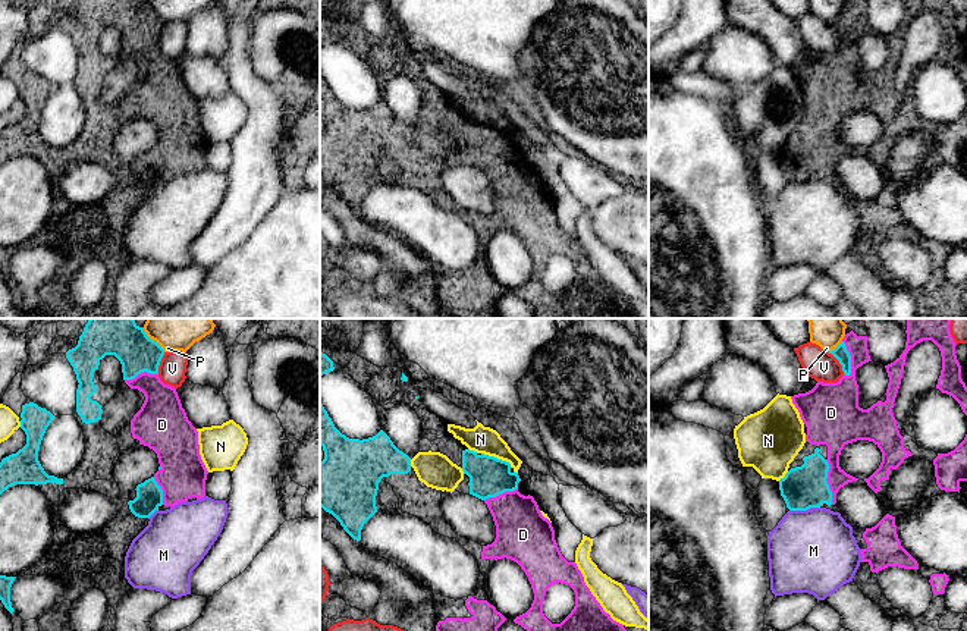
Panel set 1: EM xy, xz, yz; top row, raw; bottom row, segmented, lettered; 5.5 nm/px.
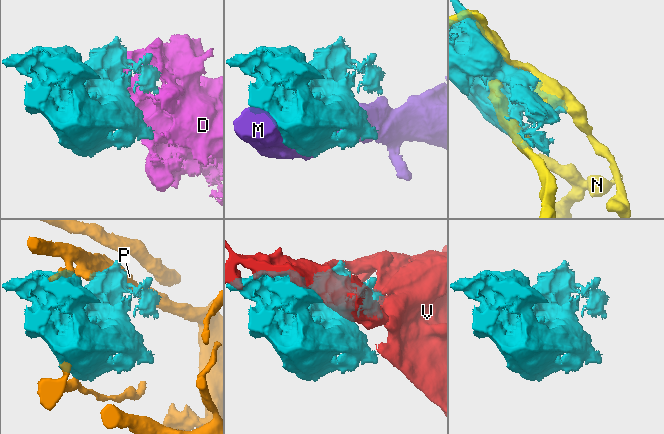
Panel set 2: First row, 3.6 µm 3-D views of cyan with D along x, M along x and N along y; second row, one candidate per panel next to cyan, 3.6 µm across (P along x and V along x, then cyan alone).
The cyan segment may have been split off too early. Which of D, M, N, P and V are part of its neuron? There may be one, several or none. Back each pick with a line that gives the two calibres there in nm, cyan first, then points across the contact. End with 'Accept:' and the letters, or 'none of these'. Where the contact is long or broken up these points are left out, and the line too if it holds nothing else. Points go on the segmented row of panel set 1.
D: Thickness 240 nm (cyan) against 140 nm
Accept: D

